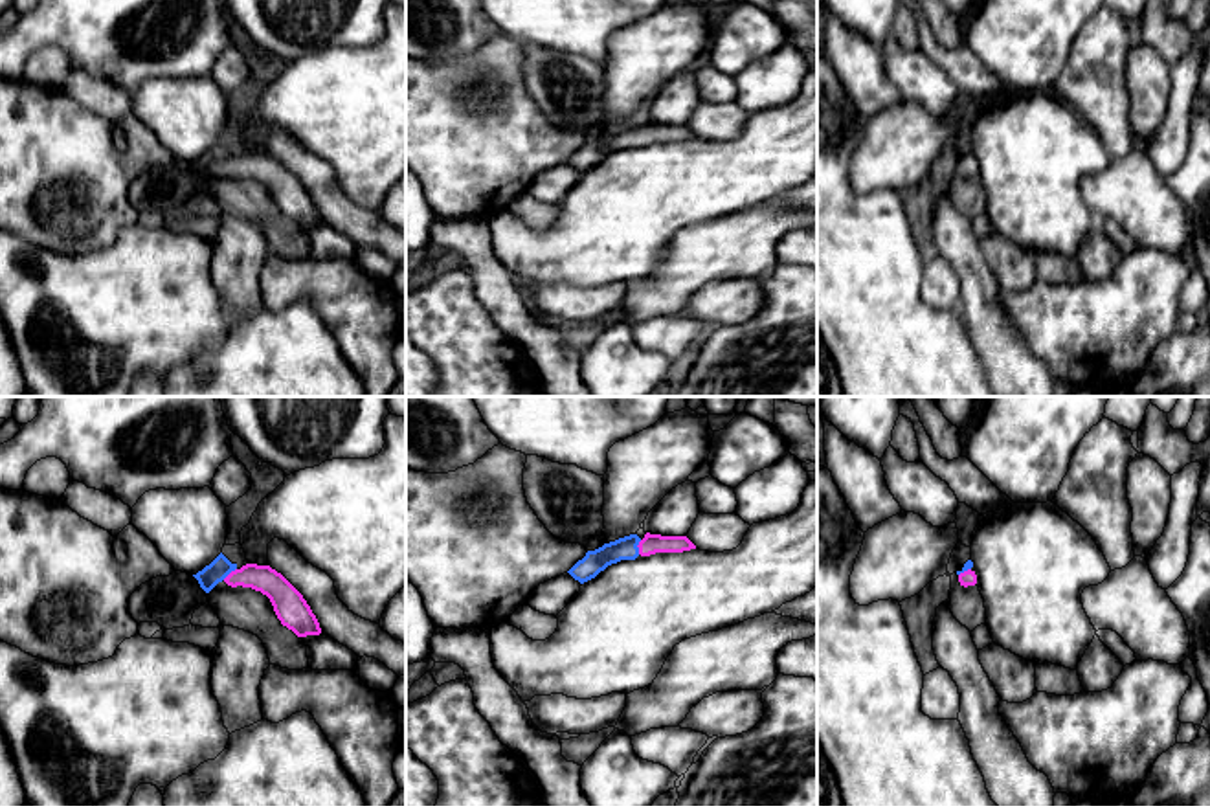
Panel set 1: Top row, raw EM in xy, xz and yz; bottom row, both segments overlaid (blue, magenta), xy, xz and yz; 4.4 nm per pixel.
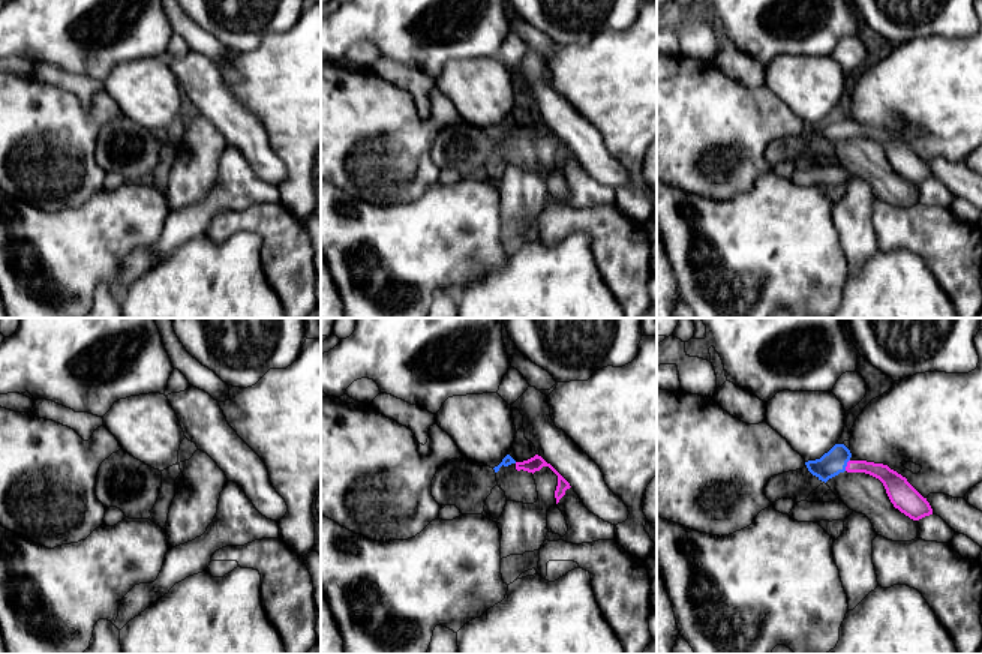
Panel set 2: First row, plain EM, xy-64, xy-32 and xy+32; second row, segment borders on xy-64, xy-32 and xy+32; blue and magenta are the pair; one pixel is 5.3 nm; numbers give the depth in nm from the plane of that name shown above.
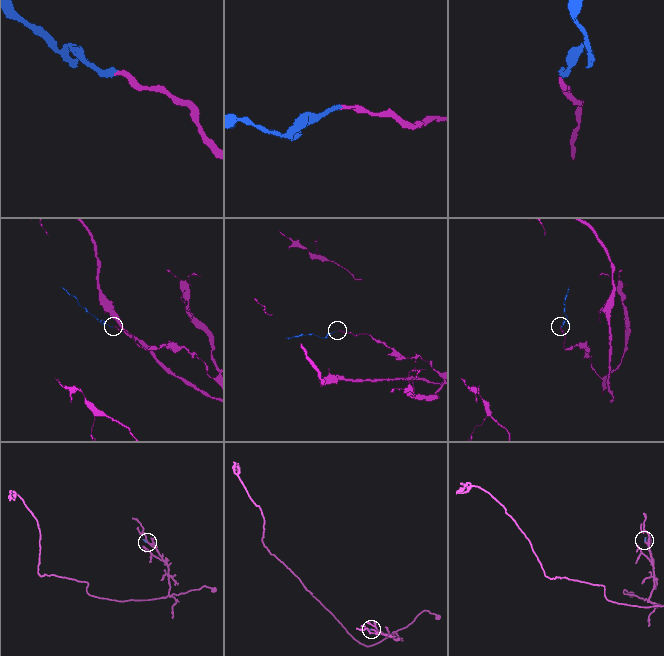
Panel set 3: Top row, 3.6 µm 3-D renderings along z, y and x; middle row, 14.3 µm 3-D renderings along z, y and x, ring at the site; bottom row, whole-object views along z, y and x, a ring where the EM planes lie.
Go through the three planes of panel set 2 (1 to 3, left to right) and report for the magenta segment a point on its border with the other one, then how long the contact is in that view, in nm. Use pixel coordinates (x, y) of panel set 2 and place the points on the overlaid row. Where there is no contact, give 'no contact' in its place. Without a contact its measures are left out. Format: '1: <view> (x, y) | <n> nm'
1: no contact
2: no contact
3: xy+32 (846, 465) | 70 nm

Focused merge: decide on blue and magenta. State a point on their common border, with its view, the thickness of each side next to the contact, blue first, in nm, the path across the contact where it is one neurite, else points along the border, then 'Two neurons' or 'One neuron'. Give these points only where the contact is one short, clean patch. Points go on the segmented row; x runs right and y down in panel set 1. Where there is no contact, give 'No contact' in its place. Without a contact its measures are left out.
Touches blue at xz (638, 548). Thickness 100 nm (blue) against 90 nm. Path across: xz (593, 562), (608, 553), (638, 548), (650, 544). One neuron

